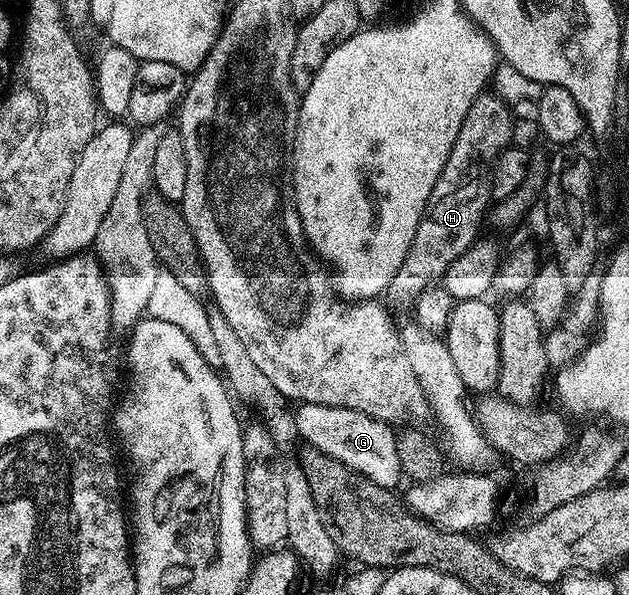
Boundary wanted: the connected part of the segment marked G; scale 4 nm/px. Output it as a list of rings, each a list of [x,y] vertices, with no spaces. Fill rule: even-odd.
[[[301,403],[296,406],[295,414],[298,435],[302,442],[323,451],[323,455],[331,455],[331,459],[339,459],[343,467],[371,479],[371,483],[379,483],[379,487],[384,489],[396,490],[397,484],[403,481],[397,450],[397,433],[394,426],[387,424],[386,421],[380,421],[371,415],[363,415],[354,409],[330,405]]]

